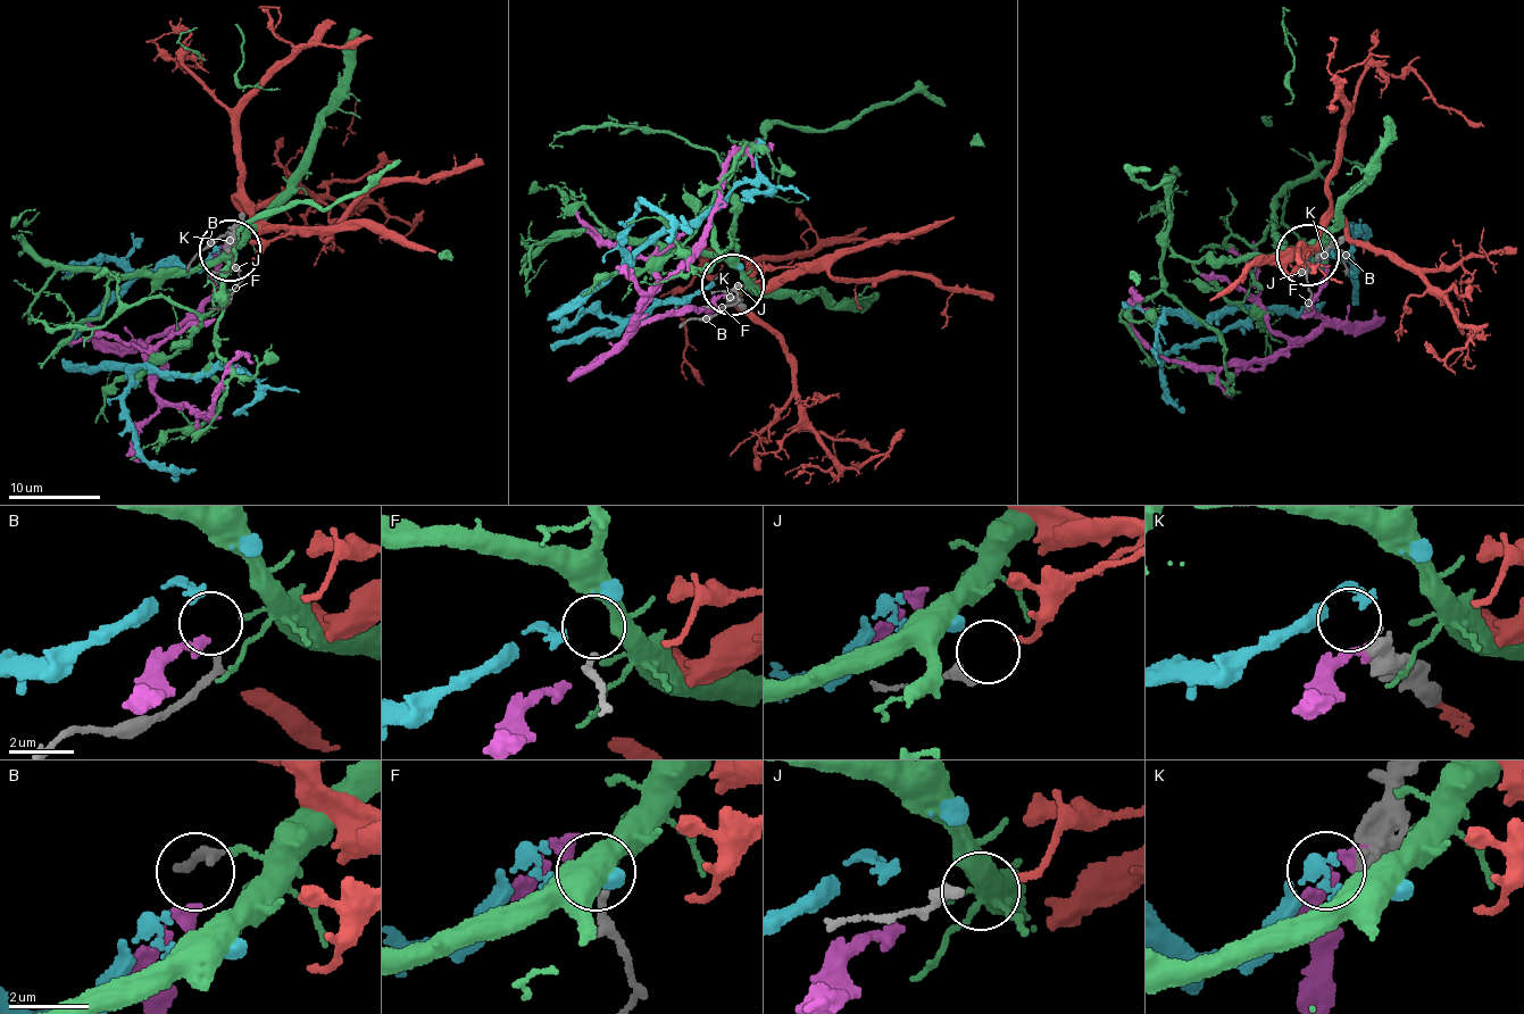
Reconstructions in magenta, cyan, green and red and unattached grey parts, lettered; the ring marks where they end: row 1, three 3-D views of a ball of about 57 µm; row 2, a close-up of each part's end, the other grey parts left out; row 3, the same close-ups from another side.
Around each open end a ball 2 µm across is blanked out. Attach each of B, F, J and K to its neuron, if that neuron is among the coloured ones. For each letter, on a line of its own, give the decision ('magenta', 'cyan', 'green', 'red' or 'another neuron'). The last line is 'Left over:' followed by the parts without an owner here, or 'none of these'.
B: another neuron
F: green
J: red
K: cyan
Left over: B

